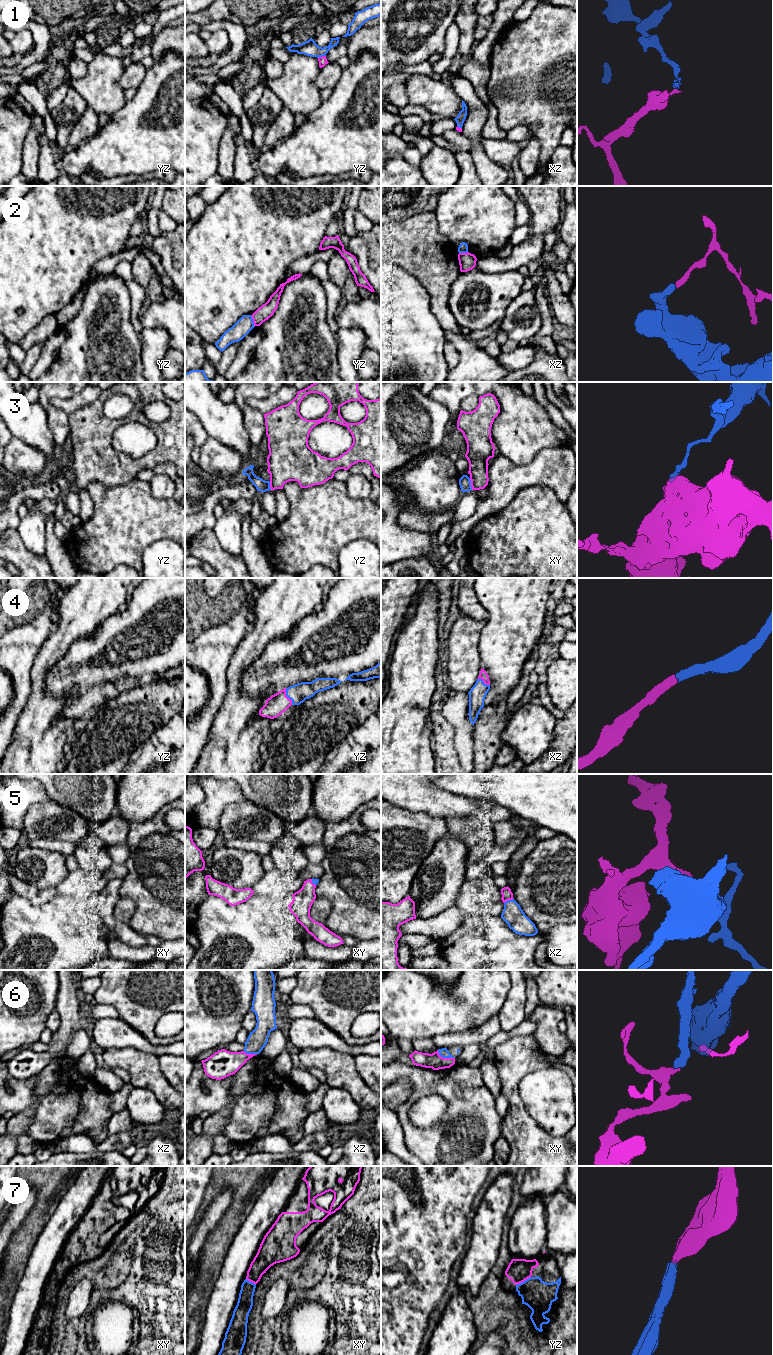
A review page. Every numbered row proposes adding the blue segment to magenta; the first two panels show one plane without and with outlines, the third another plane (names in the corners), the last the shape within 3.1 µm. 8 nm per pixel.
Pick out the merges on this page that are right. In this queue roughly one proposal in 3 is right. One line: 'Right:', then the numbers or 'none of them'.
Right: 4, 5, 7

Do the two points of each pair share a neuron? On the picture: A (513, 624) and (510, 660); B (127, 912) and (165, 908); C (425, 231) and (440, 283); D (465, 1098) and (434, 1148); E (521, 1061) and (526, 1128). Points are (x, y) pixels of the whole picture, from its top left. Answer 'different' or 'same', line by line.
A: same
B: different
C: same
D: same
E: same

